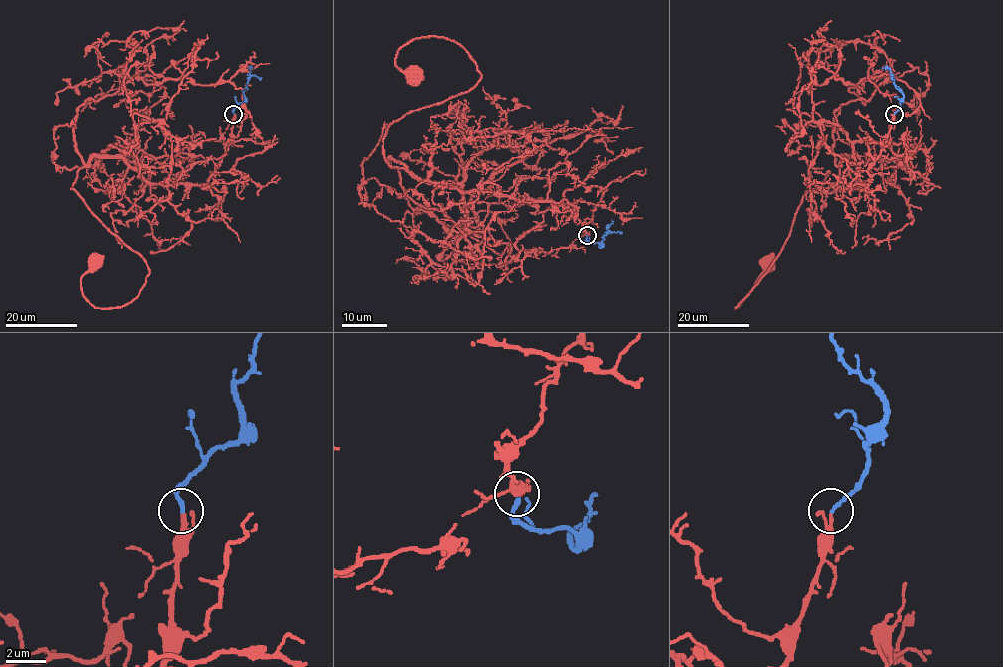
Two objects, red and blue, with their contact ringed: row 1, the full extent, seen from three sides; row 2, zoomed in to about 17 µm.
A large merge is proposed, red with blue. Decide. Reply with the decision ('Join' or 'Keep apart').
Join

